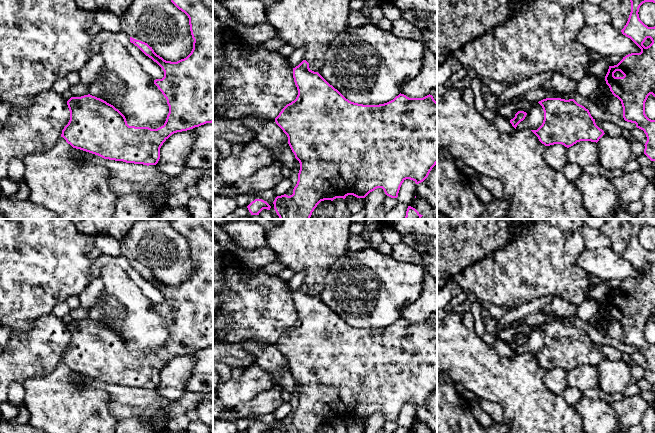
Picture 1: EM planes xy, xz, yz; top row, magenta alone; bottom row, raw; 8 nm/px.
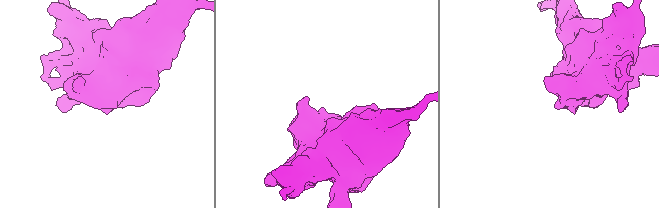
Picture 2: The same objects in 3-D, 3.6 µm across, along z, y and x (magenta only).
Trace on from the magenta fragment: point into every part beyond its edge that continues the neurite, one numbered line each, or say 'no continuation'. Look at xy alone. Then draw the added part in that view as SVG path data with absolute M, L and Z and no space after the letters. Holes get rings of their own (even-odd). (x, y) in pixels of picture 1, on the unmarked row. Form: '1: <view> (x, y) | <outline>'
no continuation

